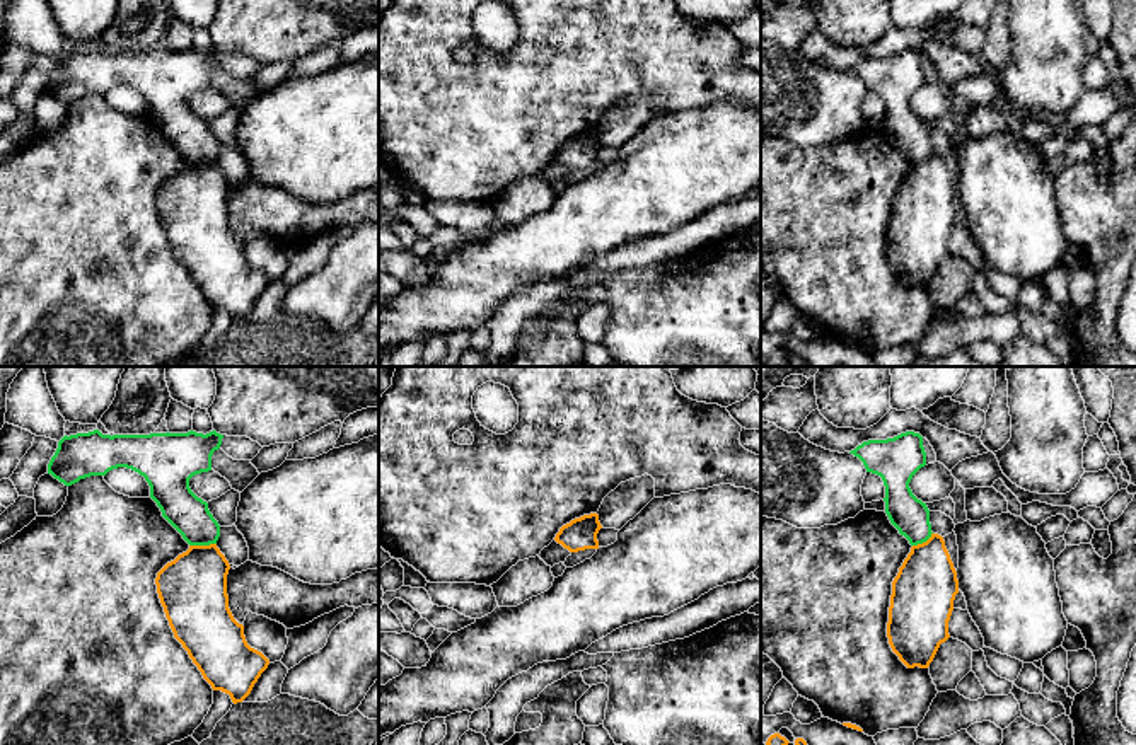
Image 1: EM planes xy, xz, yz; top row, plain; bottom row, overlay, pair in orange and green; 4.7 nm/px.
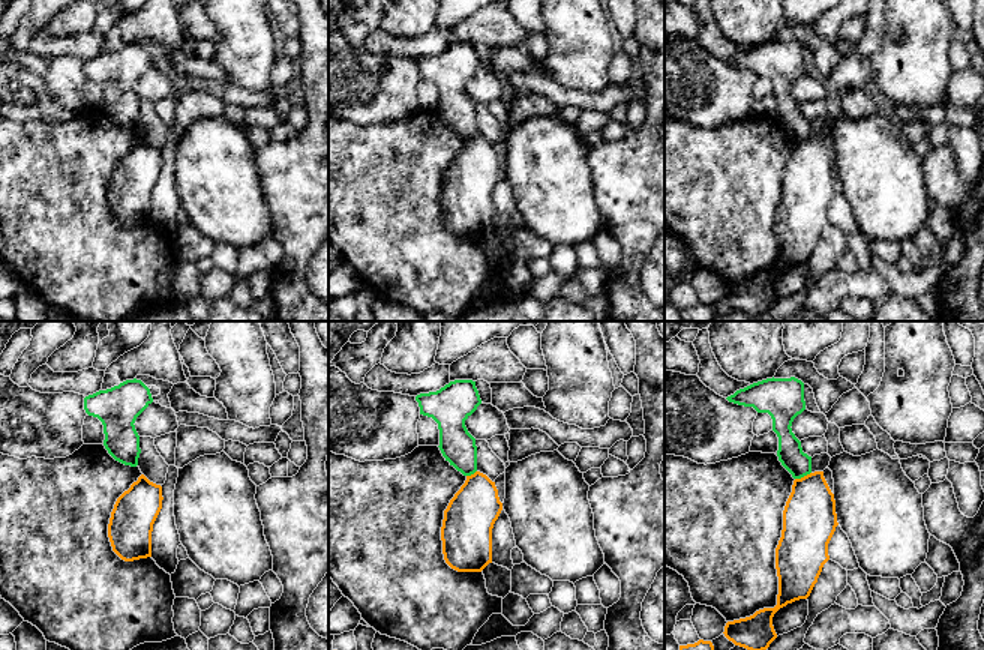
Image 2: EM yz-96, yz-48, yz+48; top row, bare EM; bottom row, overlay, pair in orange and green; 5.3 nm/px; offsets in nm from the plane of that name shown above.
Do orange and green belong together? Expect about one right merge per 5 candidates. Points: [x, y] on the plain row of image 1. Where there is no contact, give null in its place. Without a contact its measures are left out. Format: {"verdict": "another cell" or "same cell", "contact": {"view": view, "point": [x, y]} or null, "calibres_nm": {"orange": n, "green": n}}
{"verdict": "another cell", "contact": {"view": "xy", "point": [202, 164]}, "calibres_nm": {"orange": 320, "green": 190}}

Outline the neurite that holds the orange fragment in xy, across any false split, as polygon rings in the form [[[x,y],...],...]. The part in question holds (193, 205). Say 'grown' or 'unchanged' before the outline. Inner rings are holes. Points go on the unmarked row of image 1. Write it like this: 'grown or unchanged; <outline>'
unchanged; [[[217,162],[189,164],[155,196],[157,211],[174,256],[213,309],[242,321],[270,278],[251,266],[230,227],[230,182]]]

